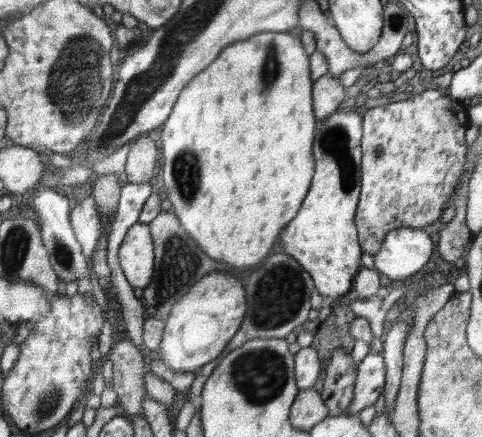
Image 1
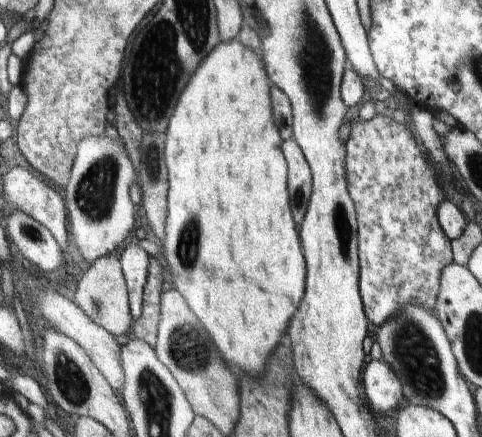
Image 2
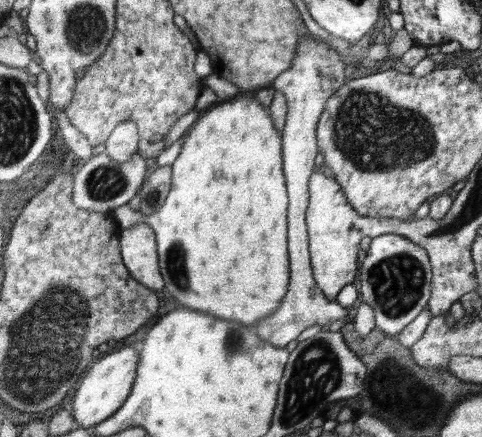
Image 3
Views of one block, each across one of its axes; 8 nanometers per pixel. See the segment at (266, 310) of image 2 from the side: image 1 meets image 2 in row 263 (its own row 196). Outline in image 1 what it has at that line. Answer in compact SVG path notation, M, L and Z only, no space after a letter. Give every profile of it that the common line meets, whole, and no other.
M261 32L253 34L243 42L233 42L221 50L221 54L201 72L197 74L179 94L169 118L163 124L159 134L161 140L161 196L171 202L171 212L177 216L183 230L189 238L201 246L203 254L215 262L223 262L229 268L247 268L261 262L269 254L269 246L277 240L279 230L293 220L303 198L309 190L309 180L313 176L313 138L315 138L315 118L311 112L311 88L313 82L309 78L309 56L305 56L299 36L283 34L283 32Z

